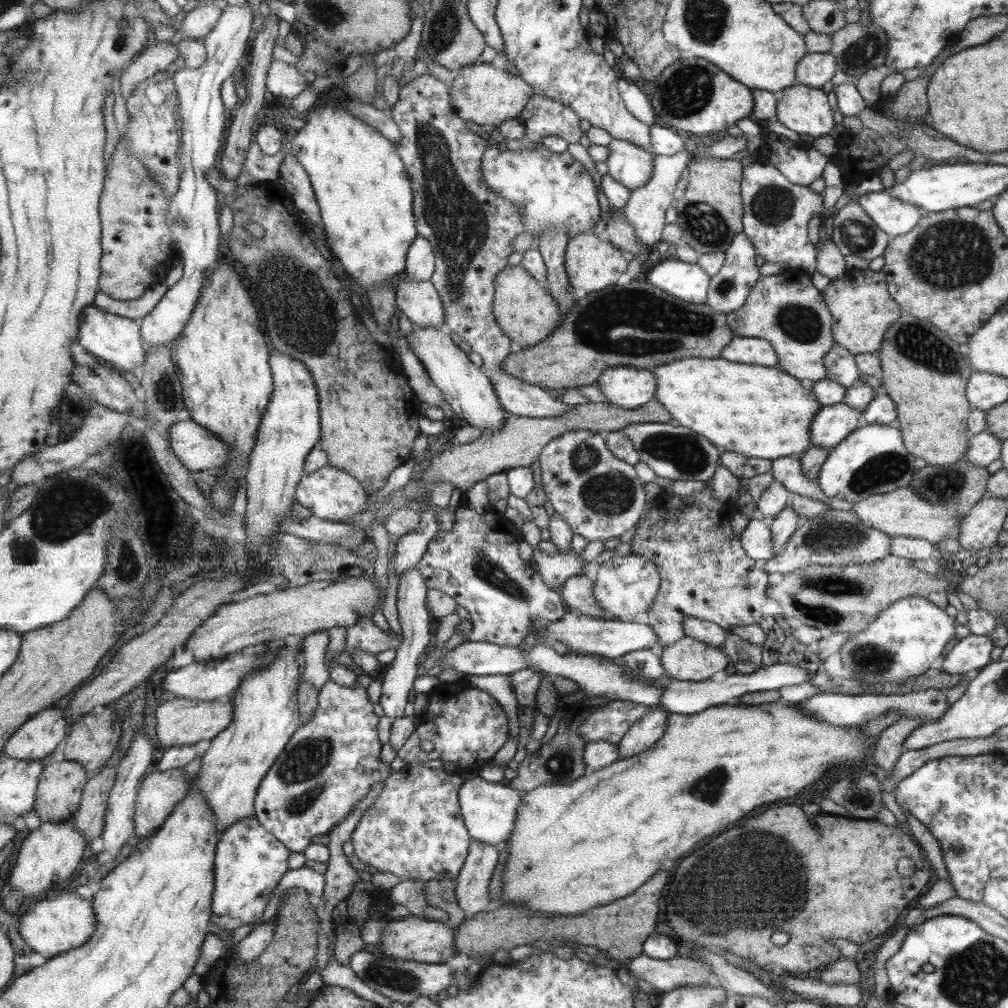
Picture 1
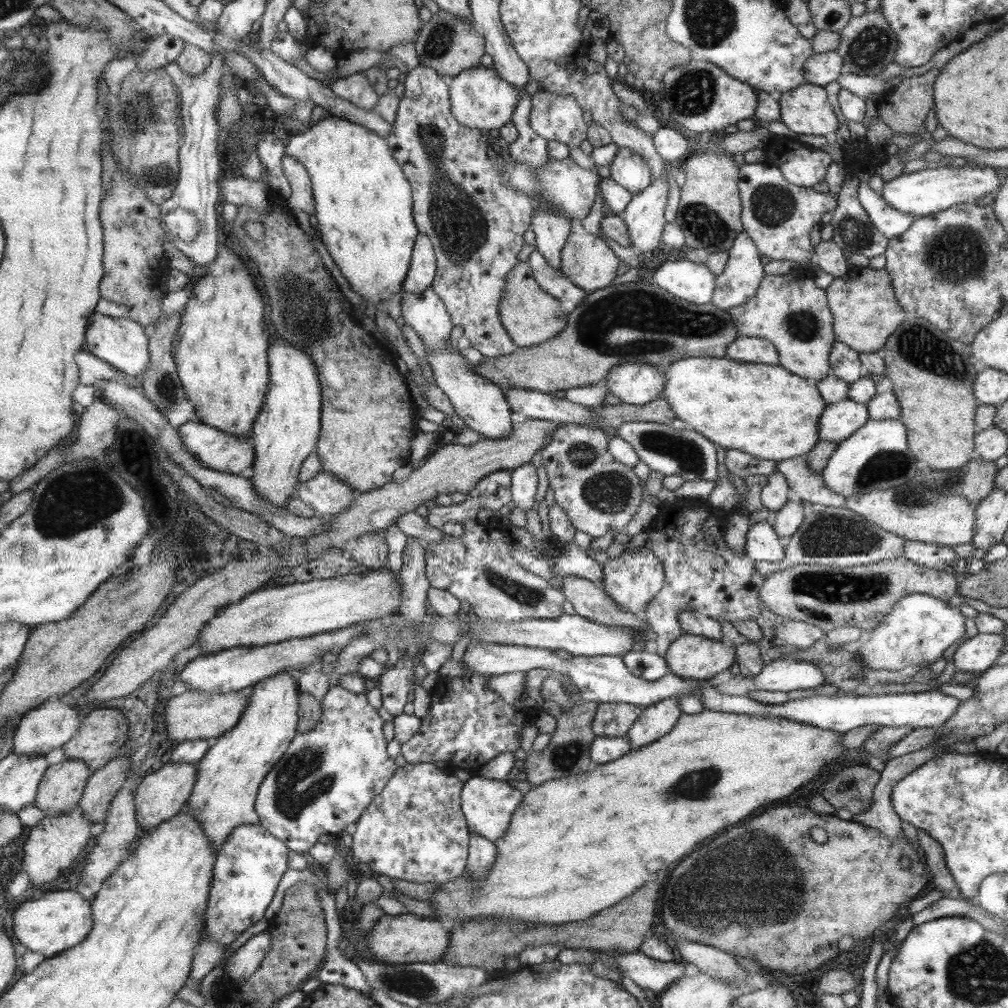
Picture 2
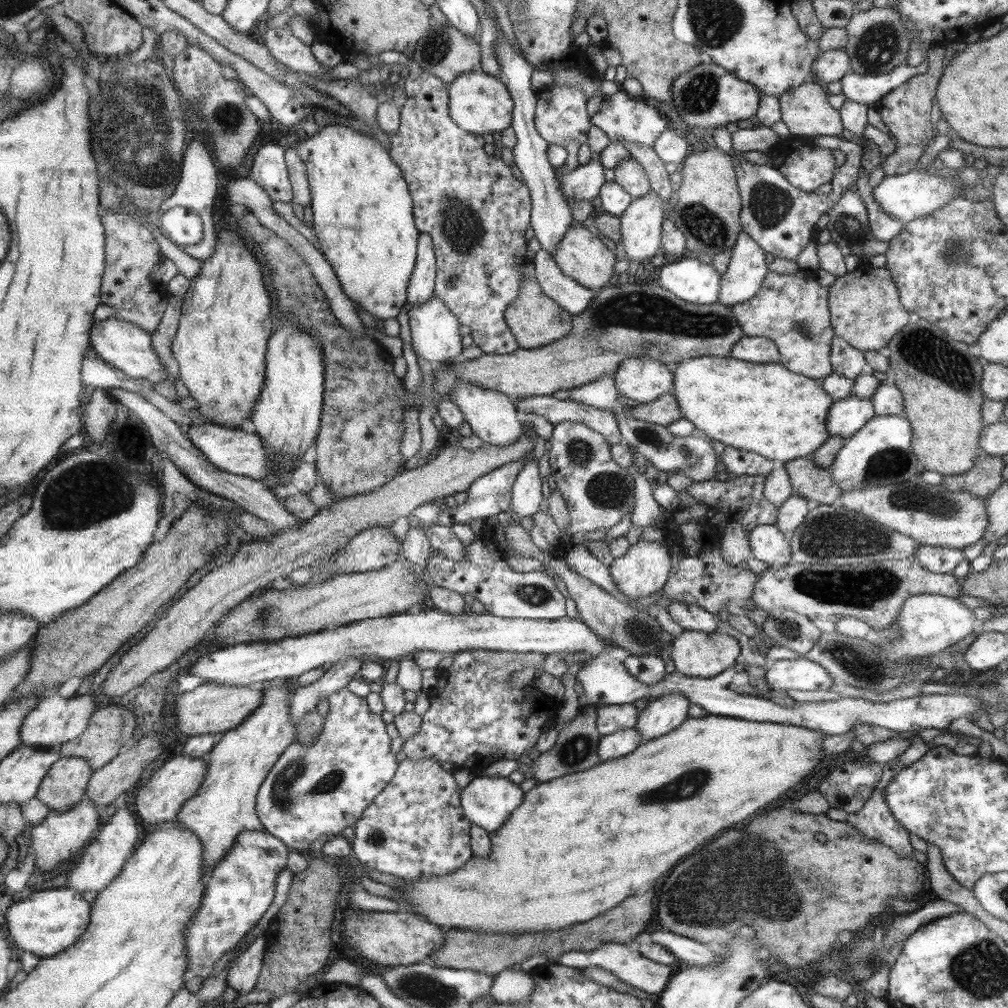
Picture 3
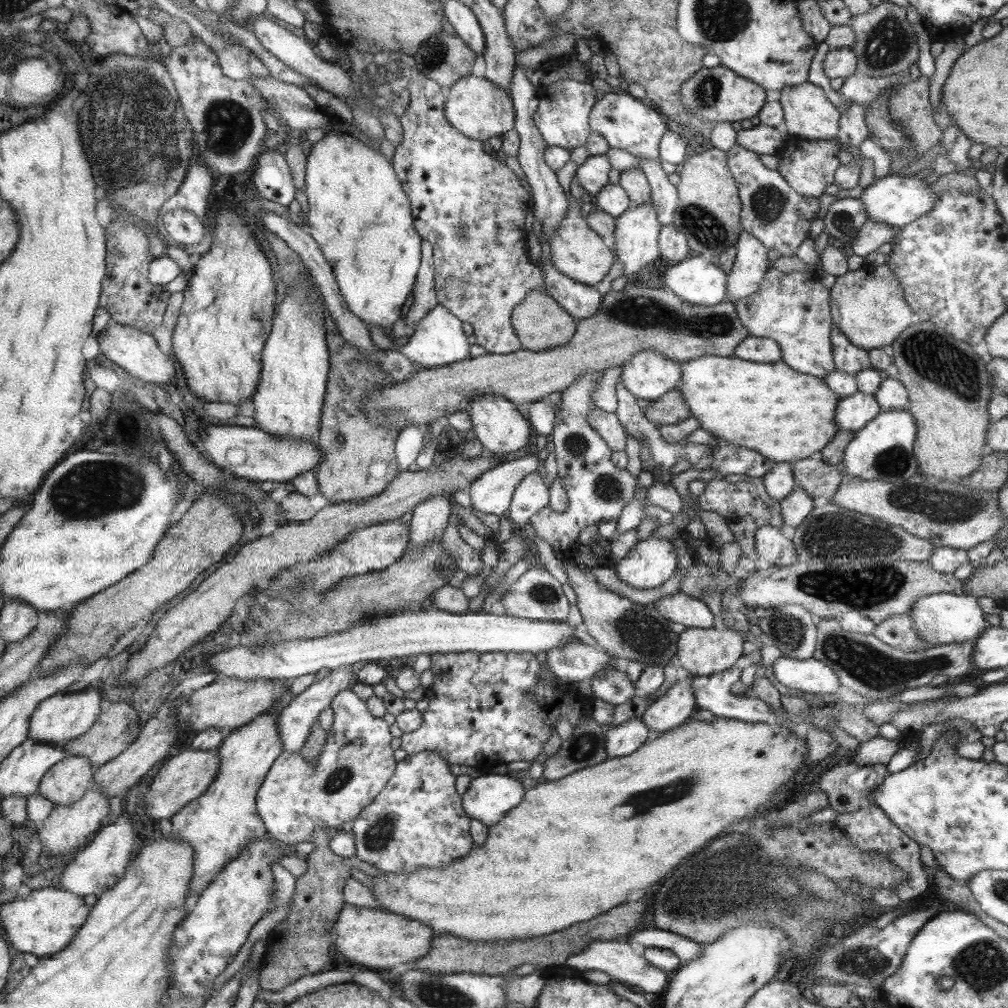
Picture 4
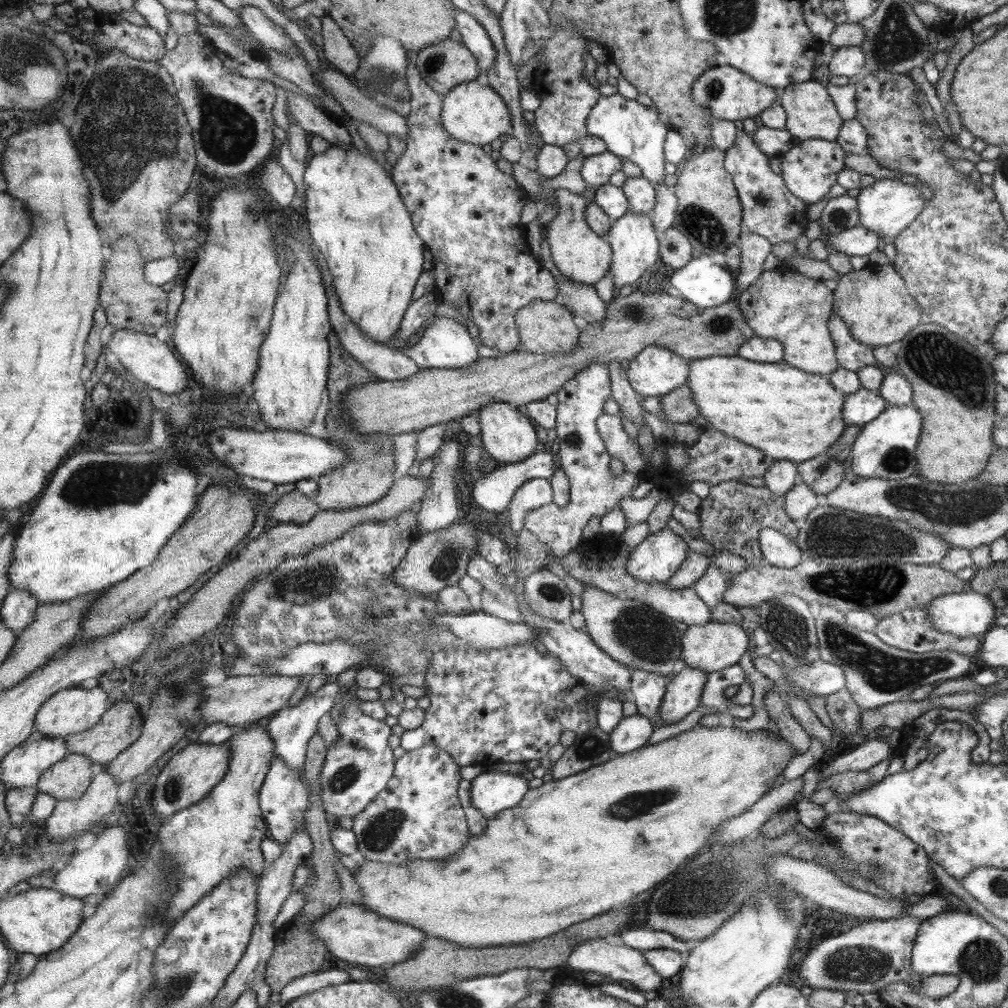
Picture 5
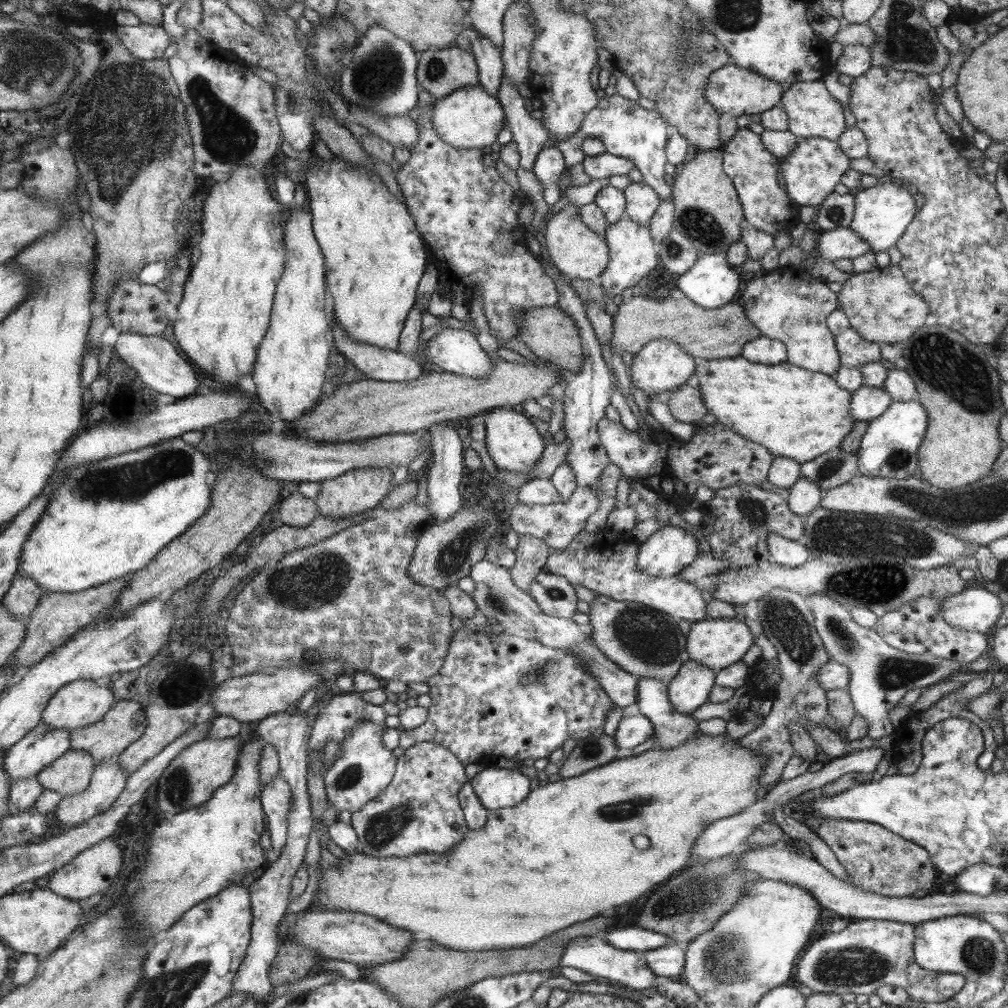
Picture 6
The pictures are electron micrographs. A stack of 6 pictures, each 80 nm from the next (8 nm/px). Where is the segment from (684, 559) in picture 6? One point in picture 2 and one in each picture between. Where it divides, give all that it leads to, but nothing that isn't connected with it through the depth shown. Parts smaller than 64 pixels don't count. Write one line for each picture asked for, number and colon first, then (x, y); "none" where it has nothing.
2: (631, 580)
3: (643, 569)
4: (649, 563)
5: (657, 556)

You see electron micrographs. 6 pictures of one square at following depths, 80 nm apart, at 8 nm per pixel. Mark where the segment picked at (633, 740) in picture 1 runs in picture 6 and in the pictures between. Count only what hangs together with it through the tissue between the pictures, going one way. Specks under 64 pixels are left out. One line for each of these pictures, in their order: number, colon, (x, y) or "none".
2: (656, 720)
3: (660, 716)
4: (666, 712)
5: (682, 694)
6: (689, 687)

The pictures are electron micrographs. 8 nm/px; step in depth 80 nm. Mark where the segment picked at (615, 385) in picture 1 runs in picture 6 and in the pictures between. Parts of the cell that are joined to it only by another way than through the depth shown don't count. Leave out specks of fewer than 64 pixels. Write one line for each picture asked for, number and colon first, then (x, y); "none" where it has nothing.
2: (632, 383)
3: (642, 380)
4: (647, 375)
5: (656, 371)
6: (662, 366)

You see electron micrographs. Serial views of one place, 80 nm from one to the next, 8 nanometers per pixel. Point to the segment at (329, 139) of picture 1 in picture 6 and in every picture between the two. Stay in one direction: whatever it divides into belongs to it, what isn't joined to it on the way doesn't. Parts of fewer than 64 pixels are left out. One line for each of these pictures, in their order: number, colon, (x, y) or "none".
2: (362, 199)
3: (361, 206)
4: (359, 215)
5: (355, 216)
6: (373, 255)

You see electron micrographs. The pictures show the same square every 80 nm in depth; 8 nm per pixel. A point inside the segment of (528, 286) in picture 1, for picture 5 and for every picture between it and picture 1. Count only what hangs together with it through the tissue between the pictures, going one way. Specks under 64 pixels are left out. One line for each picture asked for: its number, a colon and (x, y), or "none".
2: (531, 316)
3: (534, 319)
4: (541, 323)
5: (545, 327)

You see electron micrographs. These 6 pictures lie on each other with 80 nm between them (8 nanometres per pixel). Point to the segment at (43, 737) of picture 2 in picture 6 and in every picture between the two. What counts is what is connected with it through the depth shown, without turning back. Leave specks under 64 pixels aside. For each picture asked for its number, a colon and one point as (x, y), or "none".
3: (56, 720)
4: (63, 717)
5: (73, 710)
6: (79, 704)

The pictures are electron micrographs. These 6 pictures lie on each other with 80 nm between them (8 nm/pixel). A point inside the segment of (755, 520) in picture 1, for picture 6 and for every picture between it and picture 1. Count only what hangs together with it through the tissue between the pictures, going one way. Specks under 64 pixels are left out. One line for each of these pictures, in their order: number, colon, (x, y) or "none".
2: (762, 543)
3: (766, 543)
4: (769, 544)
5: (776, 548)
6: (782, 550)

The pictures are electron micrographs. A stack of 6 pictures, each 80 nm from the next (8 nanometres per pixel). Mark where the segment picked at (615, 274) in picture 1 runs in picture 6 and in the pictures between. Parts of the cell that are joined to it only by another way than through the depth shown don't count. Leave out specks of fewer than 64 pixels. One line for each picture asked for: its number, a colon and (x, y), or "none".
2: (585, 261)
3: (579, 255)
4: (576, 251)
5: (578, 254)
6: (574, 250)

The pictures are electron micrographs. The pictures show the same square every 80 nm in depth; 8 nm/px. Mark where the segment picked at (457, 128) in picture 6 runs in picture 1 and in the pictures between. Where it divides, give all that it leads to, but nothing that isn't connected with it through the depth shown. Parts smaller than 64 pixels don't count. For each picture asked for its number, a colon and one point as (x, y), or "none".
1: (482, 94)
2: (480, 99)
3: (479, 103)
4: (478, 108)
5: (474, 113)

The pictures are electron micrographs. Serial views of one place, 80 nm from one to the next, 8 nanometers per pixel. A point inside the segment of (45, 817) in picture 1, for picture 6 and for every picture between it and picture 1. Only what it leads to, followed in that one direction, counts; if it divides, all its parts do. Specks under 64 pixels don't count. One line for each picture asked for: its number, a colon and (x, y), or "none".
2: (62, 789)
3: (64, 787)
4: (66, 783)
5: (68, 780)
6: (72, 774)

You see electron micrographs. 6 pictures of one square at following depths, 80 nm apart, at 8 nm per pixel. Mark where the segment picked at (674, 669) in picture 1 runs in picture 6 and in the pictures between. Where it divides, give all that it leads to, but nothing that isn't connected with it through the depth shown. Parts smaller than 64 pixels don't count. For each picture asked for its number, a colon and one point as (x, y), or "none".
2: (690, 656)
3: (695, 654)
4: (702, 652)
5: (714, 646)
6: (717, 643)

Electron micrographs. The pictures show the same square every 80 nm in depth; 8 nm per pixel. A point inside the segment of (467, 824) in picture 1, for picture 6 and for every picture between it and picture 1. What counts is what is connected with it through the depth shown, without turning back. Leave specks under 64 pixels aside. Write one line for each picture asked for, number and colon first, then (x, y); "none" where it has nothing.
2: (488, 805)
3: (487, 801)
4: (487, 799)
5: (491, 793)
6: (496, 789)

